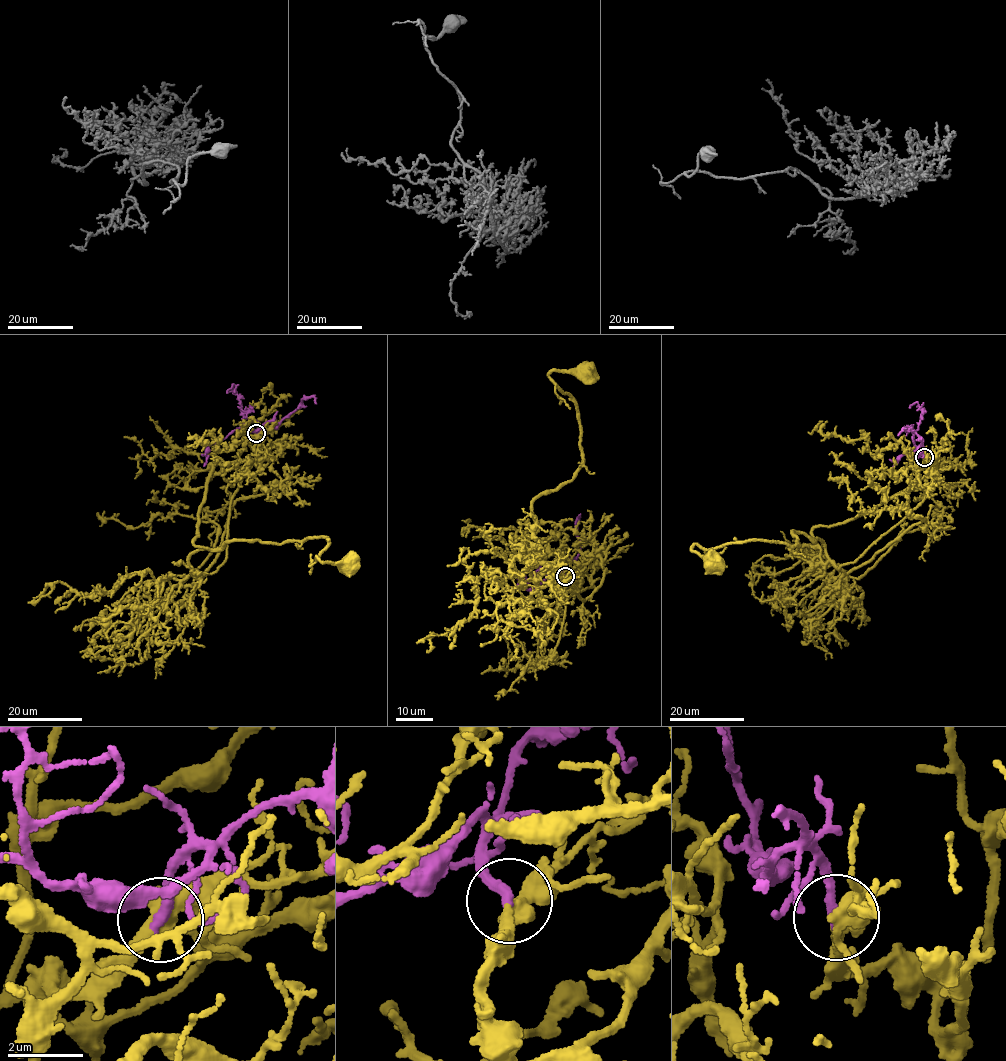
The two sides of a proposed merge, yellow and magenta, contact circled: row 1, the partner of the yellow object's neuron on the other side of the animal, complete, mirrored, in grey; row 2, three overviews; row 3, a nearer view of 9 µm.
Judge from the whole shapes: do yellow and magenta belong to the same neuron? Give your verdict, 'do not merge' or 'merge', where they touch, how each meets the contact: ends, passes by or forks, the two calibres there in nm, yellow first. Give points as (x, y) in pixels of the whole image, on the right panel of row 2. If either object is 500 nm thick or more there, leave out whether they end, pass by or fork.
merge; place (924, 457); yellow passes by; magenta ends; calibres 400 and 280 nm

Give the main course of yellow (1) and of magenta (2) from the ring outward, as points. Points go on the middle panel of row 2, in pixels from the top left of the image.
1: (566, 576), (550, 612), (515, 542), (537, 529), (535, 499), (582, 462), (576, 402), (548, 374), (587, 369)
2: (566, 576), (561, 568), (534, 588), (526, 589), (524, 585)

